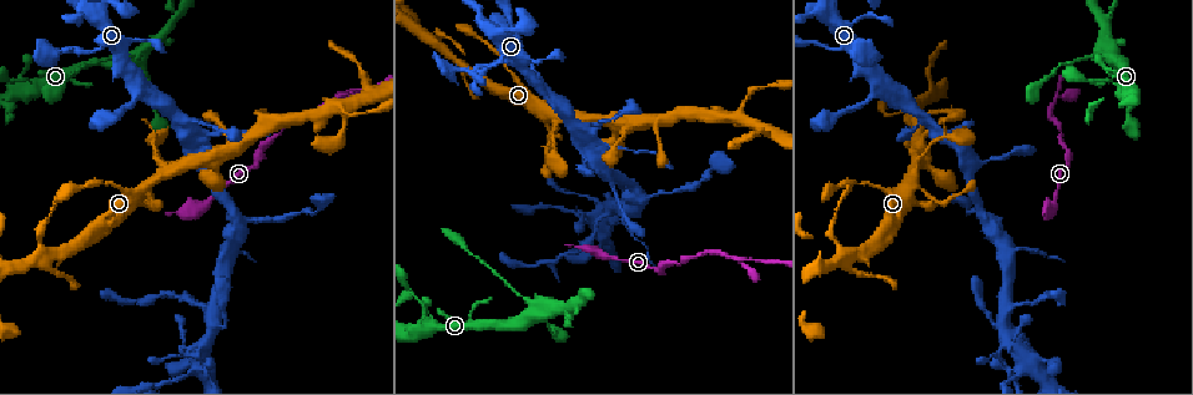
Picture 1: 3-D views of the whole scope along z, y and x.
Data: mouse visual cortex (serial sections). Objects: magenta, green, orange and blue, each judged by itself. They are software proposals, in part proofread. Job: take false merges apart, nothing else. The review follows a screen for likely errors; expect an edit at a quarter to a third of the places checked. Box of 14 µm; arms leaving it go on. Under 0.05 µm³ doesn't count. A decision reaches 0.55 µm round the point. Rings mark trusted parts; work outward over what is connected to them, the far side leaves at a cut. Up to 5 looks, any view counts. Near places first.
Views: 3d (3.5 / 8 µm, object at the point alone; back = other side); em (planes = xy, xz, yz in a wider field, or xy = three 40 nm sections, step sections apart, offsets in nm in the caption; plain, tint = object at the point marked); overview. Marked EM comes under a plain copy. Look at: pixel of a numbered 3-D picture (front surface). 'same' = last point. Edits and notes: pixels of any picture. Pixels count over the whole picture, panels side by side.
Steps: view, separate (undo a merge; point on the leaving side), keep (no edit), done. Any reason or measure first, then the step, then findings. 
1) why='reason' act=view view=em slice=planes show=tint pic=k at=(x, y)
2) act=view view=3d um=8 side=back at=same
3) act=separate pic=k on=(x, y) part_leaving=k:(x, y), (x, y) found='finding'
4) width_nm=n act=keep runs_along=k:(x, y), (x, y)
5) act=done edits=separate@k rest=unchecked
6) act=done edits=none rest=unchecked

why='side arm on a straight run' act=view view=3d um=3.5 pic=1 at=(337, 94)

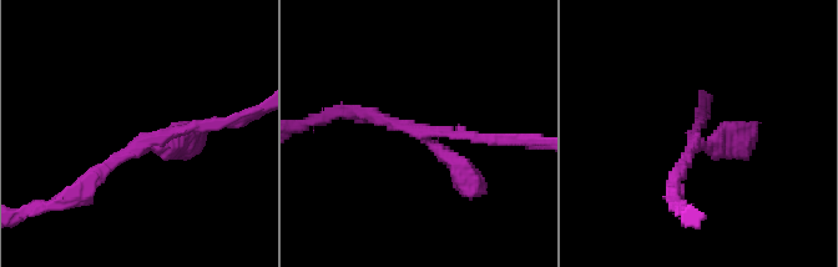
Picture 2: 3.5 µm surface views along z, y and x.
arms=3 arm_widths_nm=150,200,300 why='shape alone is not enough' act=view view=em slice=xy step=3 show=tint pic=2 at=(692, 145)

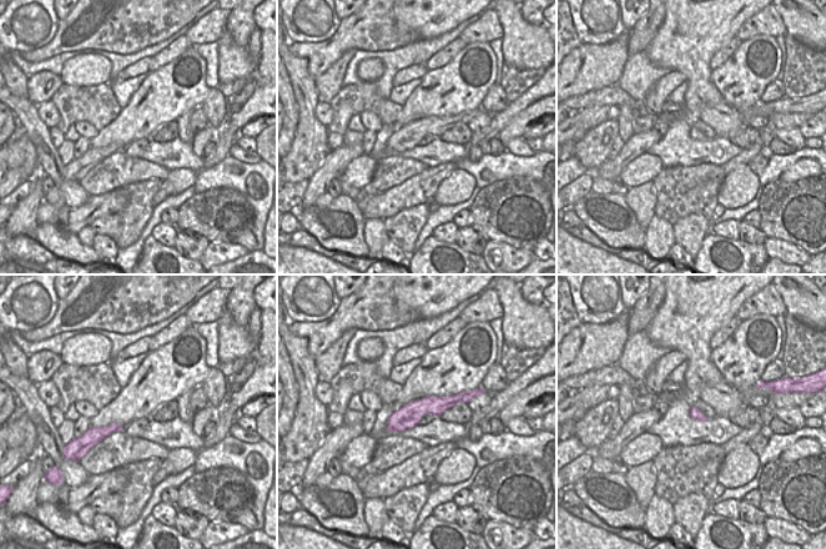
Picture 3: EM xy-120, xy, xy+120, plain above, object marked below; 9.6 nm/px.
act=keep runs_along=2:(358, 116), (424, 131), (478, 186) found='continuous, no second cell'

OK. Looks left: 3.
why='two arms in line, one across' act=view view=3d um=3.5 pic=1 at=(187, 143)

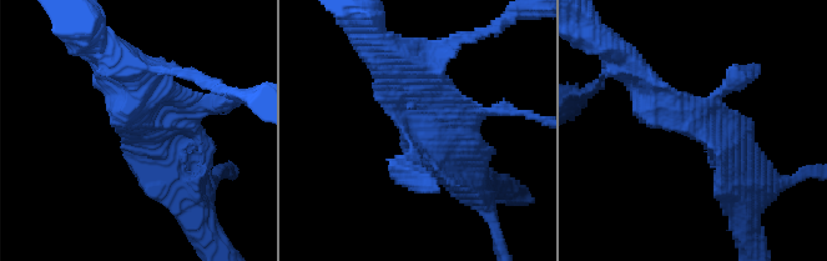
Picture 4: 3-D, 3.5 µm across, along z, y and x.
act=view view=em slice=planes show=tint pic=4 at=(695, 125)

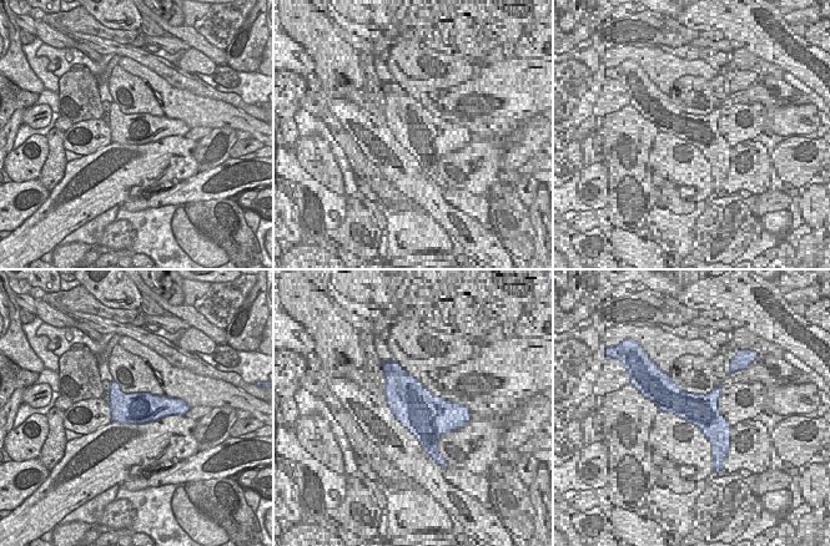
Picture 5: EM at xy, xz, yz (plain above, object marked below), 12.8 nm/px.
act=keep runs_along=4:(635, 74), (740, 181) found='continuous, no second cell'

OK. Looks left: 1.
act=done edits=none rest=unchecked

